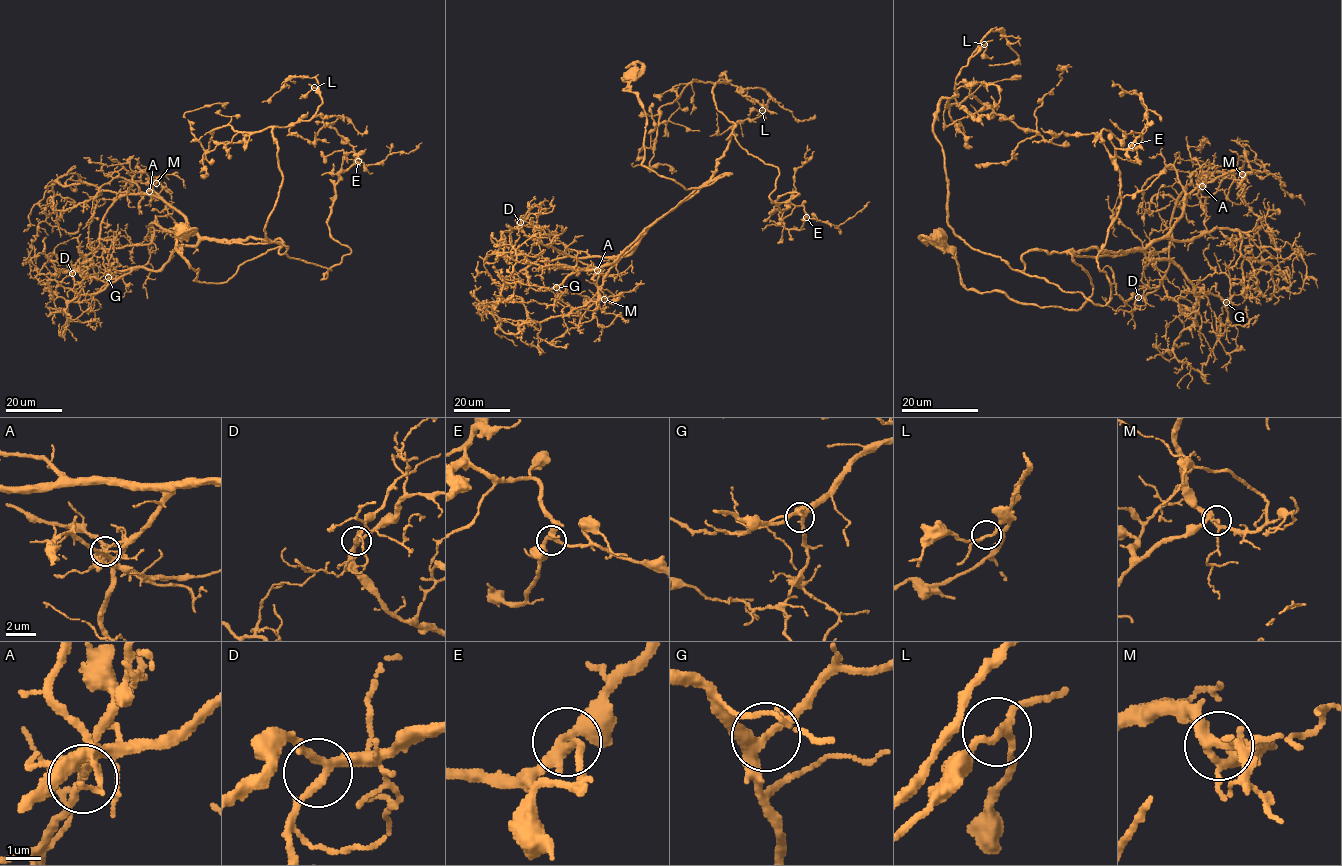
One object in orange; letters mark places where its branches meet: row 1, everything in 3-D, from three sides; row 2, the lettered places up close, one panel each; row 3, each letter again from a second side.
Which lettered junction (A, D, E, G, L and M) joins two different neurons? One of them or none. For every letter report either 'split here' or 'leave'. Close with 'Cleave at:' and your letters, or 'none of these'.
A: split here
D: leave
E: leave
G: leave
L: leave
M: leave
Cleave at: A

